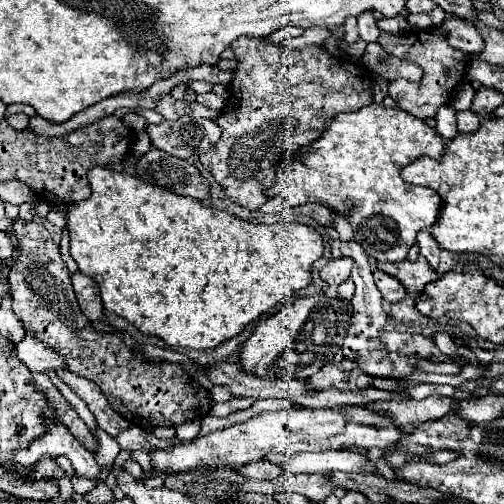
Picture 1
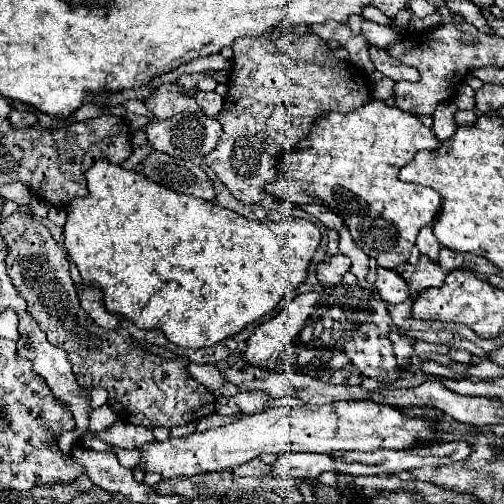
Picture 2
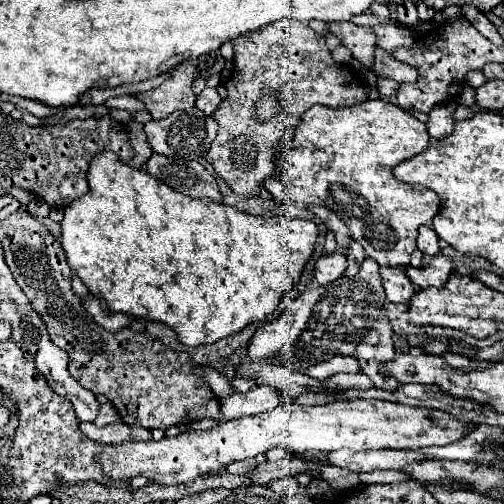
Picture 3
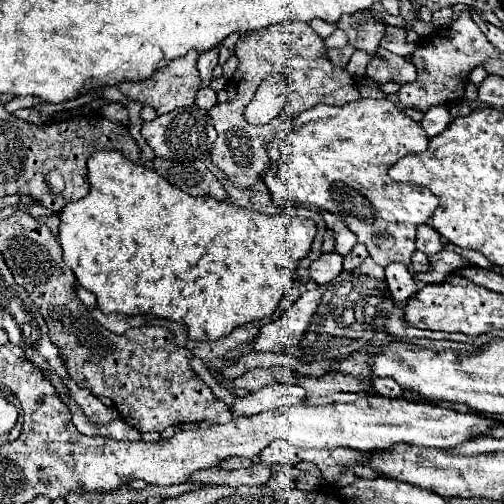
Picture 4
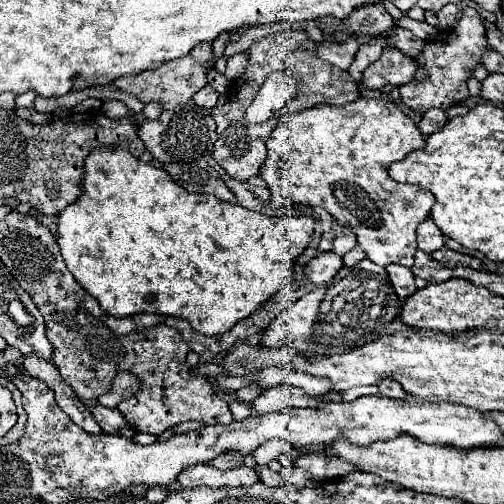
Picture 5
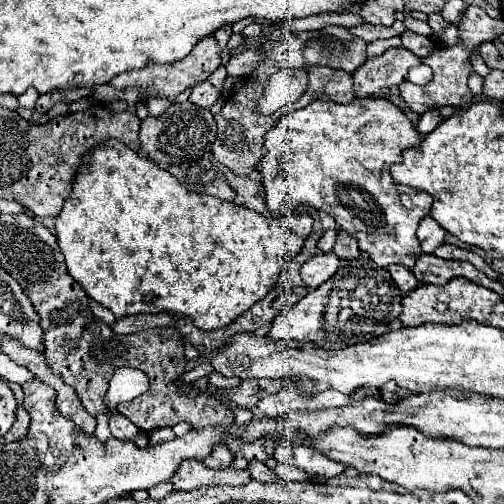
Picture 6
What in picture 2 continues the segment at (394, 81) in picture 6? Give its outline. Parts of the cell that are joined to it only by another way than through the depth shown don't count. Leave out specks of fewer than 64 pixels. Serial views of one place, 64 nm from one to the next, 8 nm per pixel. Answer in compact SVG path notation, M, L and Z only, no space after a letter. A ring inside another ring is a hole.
M370 46L370 58L372 58L372 62L374 62L374 66L376 66L378 72L382 72L384 76L388 76L388 78L392 78L392 80L396 80L396 82L400 82L400 80L410 80L410 82L420 80L420 74L418 74L416 68L402 64L400 60L392 58L392 56L390 56L386 50L382 50L382 48Z

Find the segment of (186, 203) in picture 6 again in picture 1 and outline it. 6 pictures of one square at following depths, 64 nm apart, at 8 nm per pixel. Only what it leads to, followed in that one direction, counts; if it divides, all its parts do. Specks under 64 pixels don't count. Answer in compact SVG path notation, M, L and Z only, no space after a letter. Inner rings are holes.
M96 166L88 172L88 182L92 188L92 196L88 200L82 202L74 202L66 208L66 220L68 220L68 232L70 232L70 254L78 264L78 270L84 276L90 276L98 282L100 286L100 296L102 296L102 304L108 312L114 312L122 318L126 318L130 324L134 324L140 332L144 334L152 334L162 338L168 346L182 346L182 348L192 348L192 350L208 350L218 346L220 342L234 338L236 334L240 334L244 330L246 324L254 322L256 318L260 318L264 312L272 310L282 298L286 298L288 294L304 288L310 284L310 268L314 264L314 260L318 260L324 252L322 246L322 236L318 234L316 228L312 226L304 226L298 222L282 222L282 224L252 224L252 222L244 222L236 216L232 216L230 212L218 210L214 206L202 204L196 198L188 198L188 196L180 196L174 194L166 188L160 186L152 186L144 180L138 180L136 176L124 174L124 172L116 172L110 170L106 166Z

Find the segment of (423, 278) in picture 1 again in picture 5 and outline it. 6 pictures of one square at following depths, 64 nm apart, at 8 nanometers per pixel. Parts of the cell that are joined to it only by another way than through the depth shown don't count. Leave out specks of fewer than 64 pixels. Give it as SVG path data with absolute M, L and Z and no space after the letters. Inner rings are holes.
M440 248L432 254L440 264L448 264L448 266L454 266L454 264L464 264L464 266L472 266L476 270L486 270L482 260L476 258L476 256L470 256L470 254L460 254L460 252L454 252L450 248Z

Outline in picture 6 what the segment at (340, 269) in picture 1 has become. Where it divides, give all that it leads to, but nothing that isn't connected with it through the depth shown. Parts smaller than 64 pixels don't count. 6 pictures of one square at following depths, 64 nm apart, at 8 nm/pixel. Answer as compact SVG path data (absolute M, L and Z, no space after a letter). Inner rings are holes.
M328 252L328 254L316 254L312 256L312 260L308 260L302 268L300 268L300 274L302 274L302 280L308 288L318 288L320 284L324 284L330 276L336 274L340 266L340 258L334 254L334 252Z

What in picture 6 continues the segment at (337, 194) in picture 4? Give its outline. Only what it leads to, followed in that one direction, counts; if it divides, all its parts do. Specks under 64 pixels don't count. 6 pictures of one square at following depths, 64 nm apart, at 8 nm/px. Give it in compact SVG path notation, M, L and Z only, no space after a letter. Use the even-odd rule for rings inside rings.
M354 98L350 104L316 100L306 108L282 116L264 136L264 156L258 162L258 172L262 174L262 186L266 190L266 208L280 210L284 204L304 204L324 210L344 232L358 240L360 250L368 252L370 260L374 260L380 268L390 264L414 268L422 254L416 228L424 214L430 212L432 196L408 186L398 186L389 175L392 162L400 160L400 152L404 148L418 146L420 142L422 134L390 100Z

